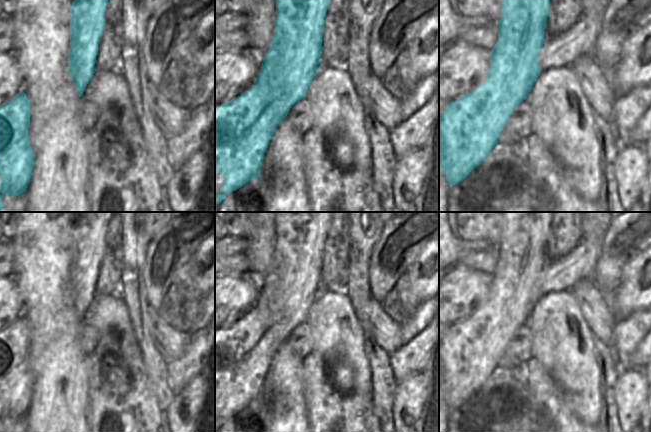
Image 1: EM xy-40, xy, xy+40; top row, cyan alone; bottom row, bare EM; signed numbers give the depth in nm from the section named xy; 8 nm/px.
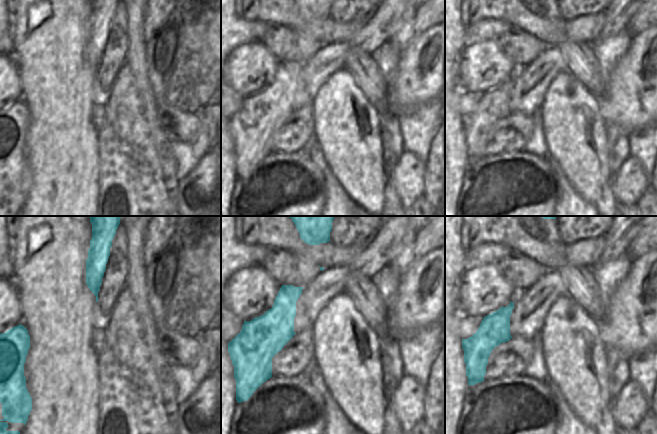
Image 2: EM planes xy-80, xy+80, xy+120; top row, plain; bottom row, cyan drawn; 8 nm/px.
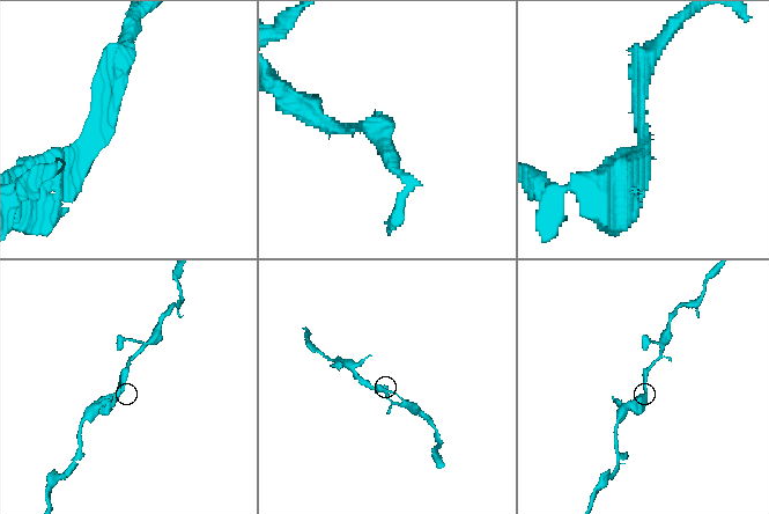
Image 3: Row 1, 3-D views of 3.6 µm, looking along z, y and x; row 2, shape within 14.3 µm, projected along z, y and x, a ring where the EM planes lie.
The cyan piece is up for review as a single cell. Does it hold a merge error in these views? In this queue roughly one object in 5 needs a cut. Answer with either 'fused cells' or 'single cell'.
single cell

